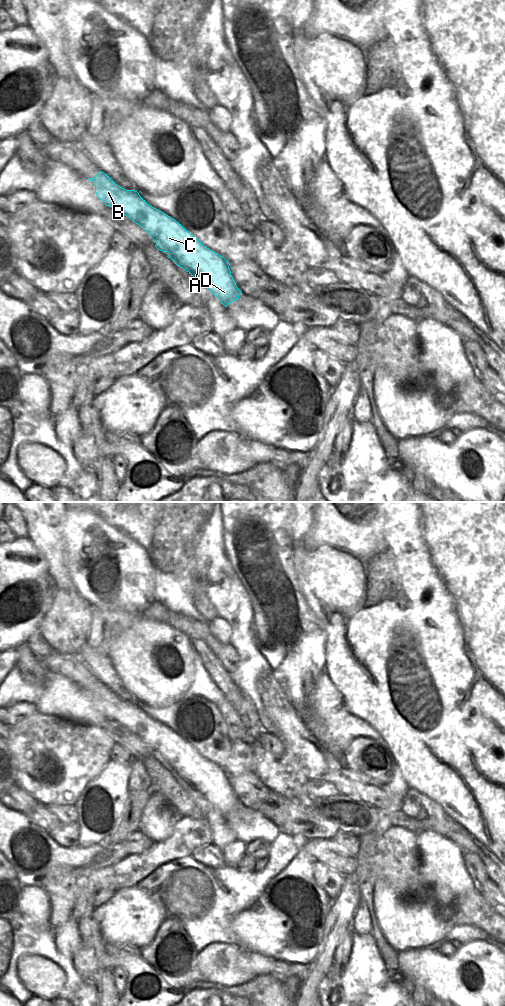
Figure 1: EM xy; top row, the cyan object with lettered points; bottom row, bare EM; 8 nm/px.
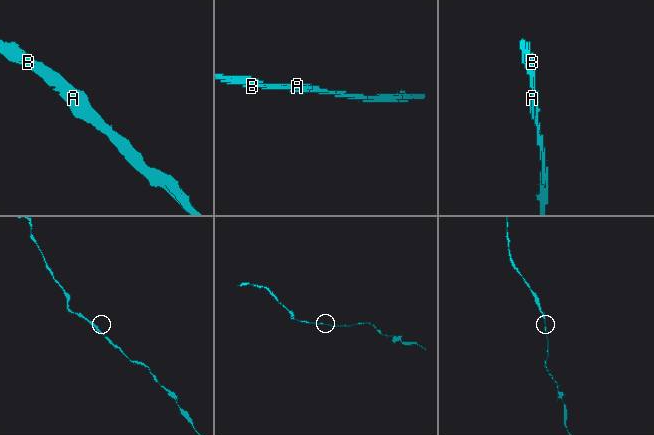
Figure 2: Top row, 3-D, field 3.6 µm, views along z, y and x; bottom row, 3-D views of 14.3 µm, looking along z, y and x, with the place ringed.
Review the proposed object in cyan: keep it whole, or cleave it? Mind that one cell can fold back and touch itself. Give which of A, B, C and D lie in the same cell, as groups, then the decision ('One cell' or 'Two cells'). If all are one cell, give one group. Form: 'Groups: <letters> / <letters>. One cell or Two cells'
Groups: A B C D. One cell.

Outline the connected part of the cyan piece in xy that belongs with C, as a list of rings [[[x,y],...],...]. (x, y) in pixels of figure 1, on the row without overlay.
[[[98,684],[94,690],[88,690],[95,697],[95,705],[97,709],[102,712],[106,718],[110,718],[138,736],[157,756],[155,759],[164,764],[168,764],[167,768],[177,778],[186,782],[195,792],[200,794],[211,806],[216,808],[221,816],[227,819],[228,816],[239,811],[242,804],[237,799],[229,781],[230,776],[220,766],[210,762],[204,758],[195,748],[190,746],[179,734],[171,730],[164,724],[150,718],[135,702],[126,702],[118,698],[107,686]]]

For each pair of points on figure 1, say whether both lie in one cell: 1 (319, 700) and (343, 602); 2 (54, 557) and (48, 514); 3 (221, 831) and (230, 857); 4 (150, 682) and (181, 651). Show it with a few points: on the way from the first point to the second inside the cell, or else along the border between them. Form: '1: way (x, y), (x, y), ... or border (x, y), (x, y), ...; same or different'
1: border (325, 671), (332, 684), (340, 692); different
2: way (52, 546), (48, 539), (48, 525); same
3: border (236, 839), (230, 842), (222, 851); different
4: way (163, 679), (178, 677), (184, 671), (185, 664); same

